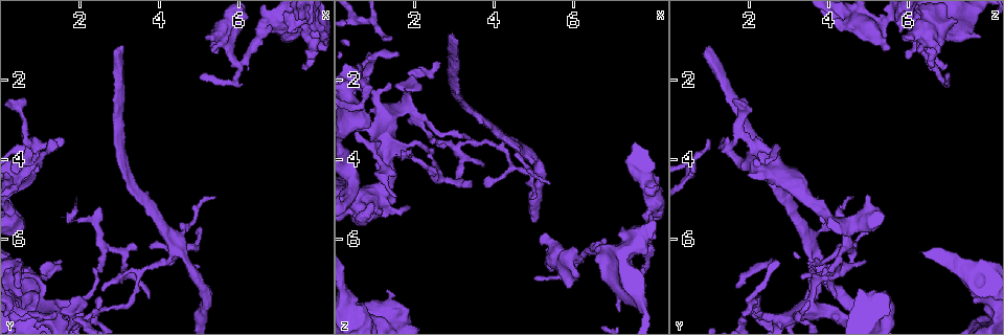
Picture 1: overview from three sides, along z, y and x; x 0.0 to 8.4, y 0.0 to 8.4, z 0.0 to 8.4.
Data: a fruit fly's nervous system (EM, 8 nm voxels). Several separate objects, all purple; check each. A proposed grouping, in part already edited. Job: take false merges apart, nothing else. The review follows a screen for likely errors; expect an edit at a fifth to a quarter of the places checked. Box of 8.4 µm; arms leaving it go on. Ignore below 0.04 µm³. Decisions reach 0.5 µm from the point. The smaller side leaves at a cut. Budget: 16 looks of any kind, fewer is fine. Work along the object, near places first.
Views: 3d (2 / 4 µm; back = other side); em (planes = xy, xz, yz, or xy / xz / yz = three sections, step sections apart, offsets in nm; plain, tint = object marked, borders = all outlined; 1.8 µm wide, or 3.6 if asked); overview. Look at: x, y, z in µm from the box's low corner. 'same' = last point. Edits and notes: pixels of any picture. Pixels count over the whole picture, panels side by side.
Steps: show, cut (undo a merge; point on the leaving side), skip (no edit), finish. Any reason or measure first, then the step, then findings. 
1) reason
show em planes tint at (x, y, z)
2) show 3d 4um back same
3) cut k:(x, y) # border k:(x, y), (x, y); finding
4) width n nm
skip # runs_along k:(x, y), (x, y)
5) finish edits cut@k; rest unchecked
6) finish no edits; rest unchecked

thick turns thin
show em planes tint at (0.70, 3.65, 2.05)

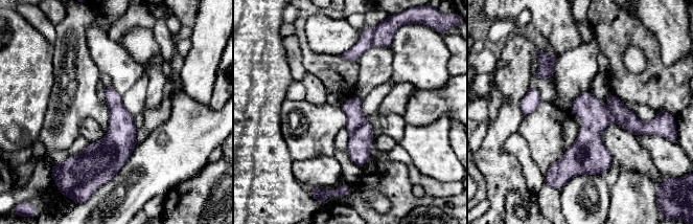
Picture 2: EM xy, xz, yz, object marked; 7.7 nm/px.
width 180 nm
skip # runs_along 2:(349, 101), (360, 129), (362, 162); all the same neuron

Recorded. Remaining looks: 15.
show em xy step 8 tint at (2.00, 7.95, 1.85)

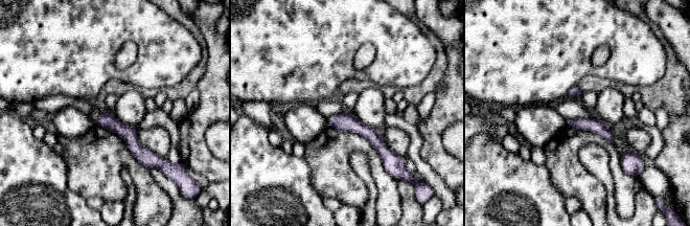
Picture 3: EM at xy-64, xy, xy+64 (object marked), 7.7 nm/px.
cut it another way
show em planes tint same

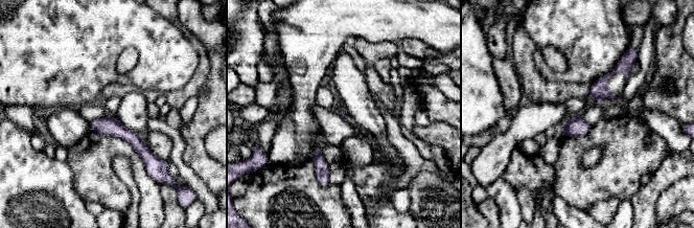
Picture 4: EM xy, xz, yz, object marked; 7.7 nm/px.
skip # runs_along 4:(92, 123), (128, 135), (149, 163); continuous, no second neuron

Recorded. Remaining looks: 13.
thick turns thin
show em planes tint at (0.85, 7.85, 5.05)

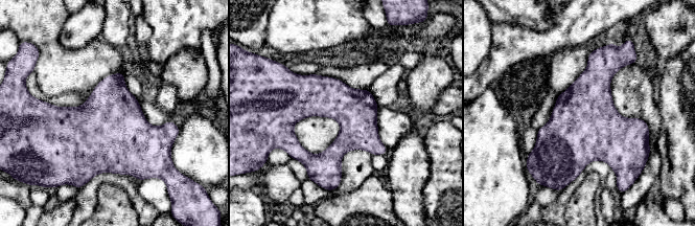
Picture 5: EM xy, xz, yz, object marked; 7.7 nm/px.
width 320 nm
skip # continuous, no second neuron

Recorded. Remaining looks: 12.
sharp bend
show em xy step 16 tint at (3.05, 6.25, 4.60)

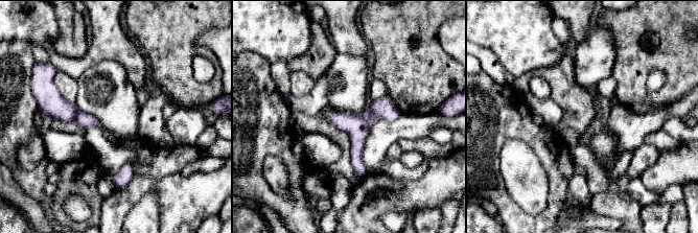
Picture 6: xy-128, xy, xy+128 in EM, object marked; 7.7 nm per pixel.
cut it another way
show em planes borders same

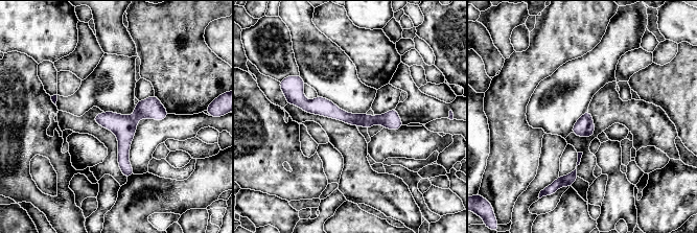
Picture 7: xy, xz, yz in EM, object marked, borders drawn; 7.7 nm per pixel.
skip # runs_along 7:(289, 101), (351, 119), (399, 124); all the same neuron

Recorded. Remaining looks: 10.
three-way junction
show 3d 2um at (4.40, 6.30, 3.50)

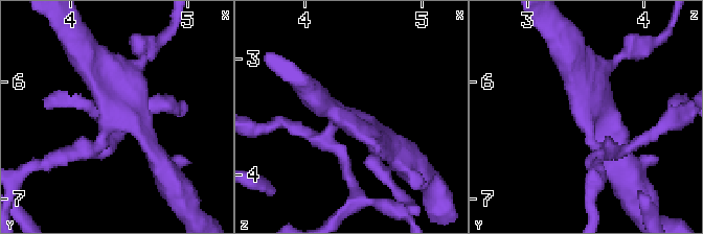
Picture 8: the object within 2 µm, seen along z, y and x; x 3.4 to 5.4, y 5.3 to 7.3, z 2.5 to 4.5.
show em planes tint at (4.34, 6.30, 3.50)

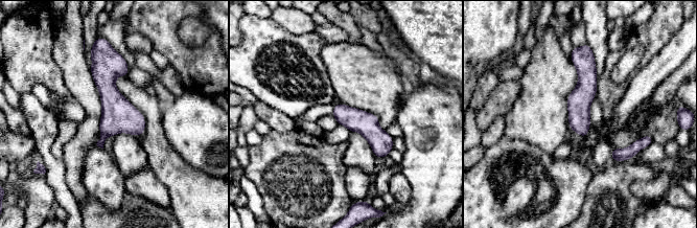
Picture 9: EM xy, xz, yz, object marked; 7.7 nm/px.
width 180 nm
skip # all the same neuron

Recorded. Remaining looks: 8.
show em 3.6um planes tint at (5.95, 1.60, 6.65)

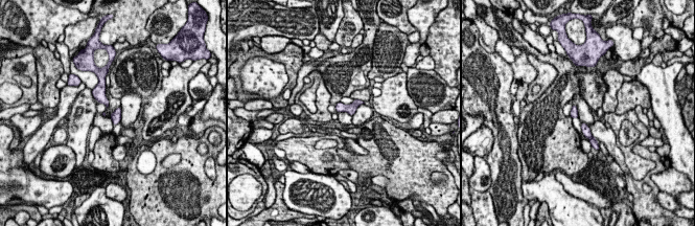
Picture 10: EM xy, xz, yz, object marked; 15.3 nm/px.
skip # all the same neuron

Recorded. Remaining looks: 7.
finish no edits; rest unchecked

